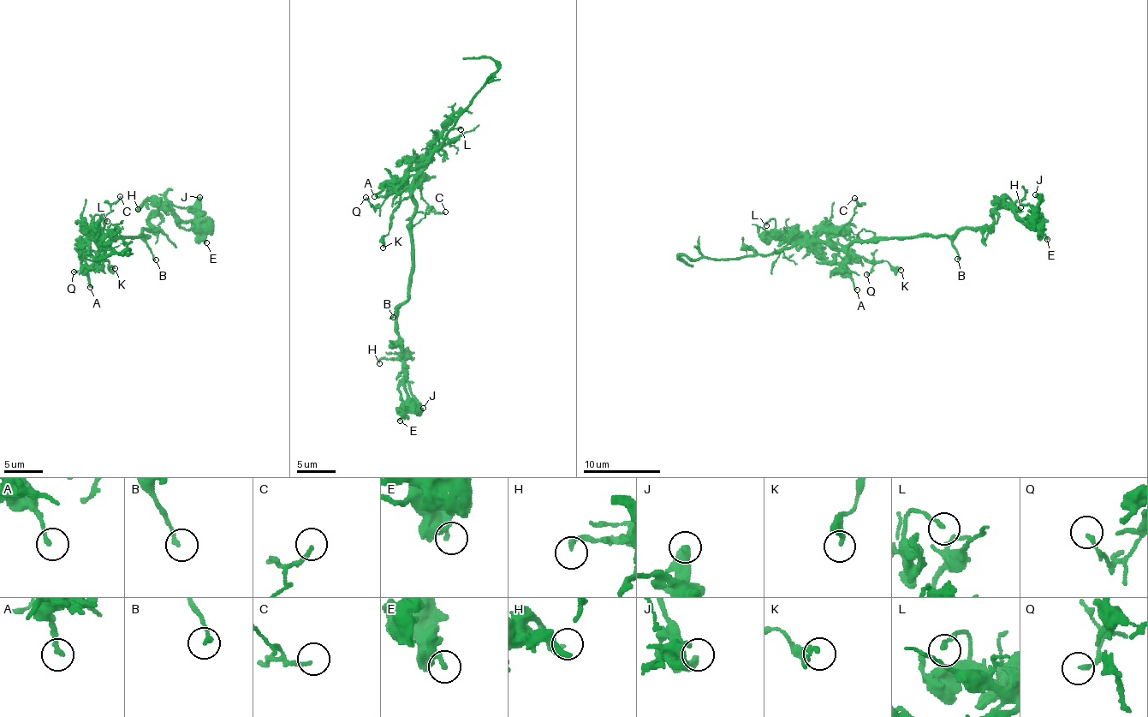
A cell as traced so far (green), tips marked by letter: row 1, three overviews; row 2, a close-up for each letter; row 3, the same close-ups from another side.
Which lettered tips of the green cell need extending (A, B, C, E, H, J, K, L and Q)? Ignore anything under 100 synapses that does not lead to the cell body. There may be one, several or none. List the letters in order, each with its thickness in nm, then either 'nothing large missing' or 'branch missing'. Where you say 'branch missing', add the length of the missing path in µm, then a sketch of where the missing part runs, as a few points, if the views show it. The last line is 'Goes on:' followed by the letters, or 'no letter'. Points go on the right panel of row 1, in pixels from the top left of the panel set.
A: 190 nm thick; nothing large missing
B: 170 nm thick; nothing large missing
C: 170 nm thick; nothing large missing
E: 240 nm thick; nothing large missing
H: 240 nm thick; nothing large missing
J: 400 nm thick; nothing large missing
K: 180 nm thick; nothing large missing
L: 140 nm thick; nothing large missing
Q: 160 nm thick; nothing large missing
Goes on: no letter

